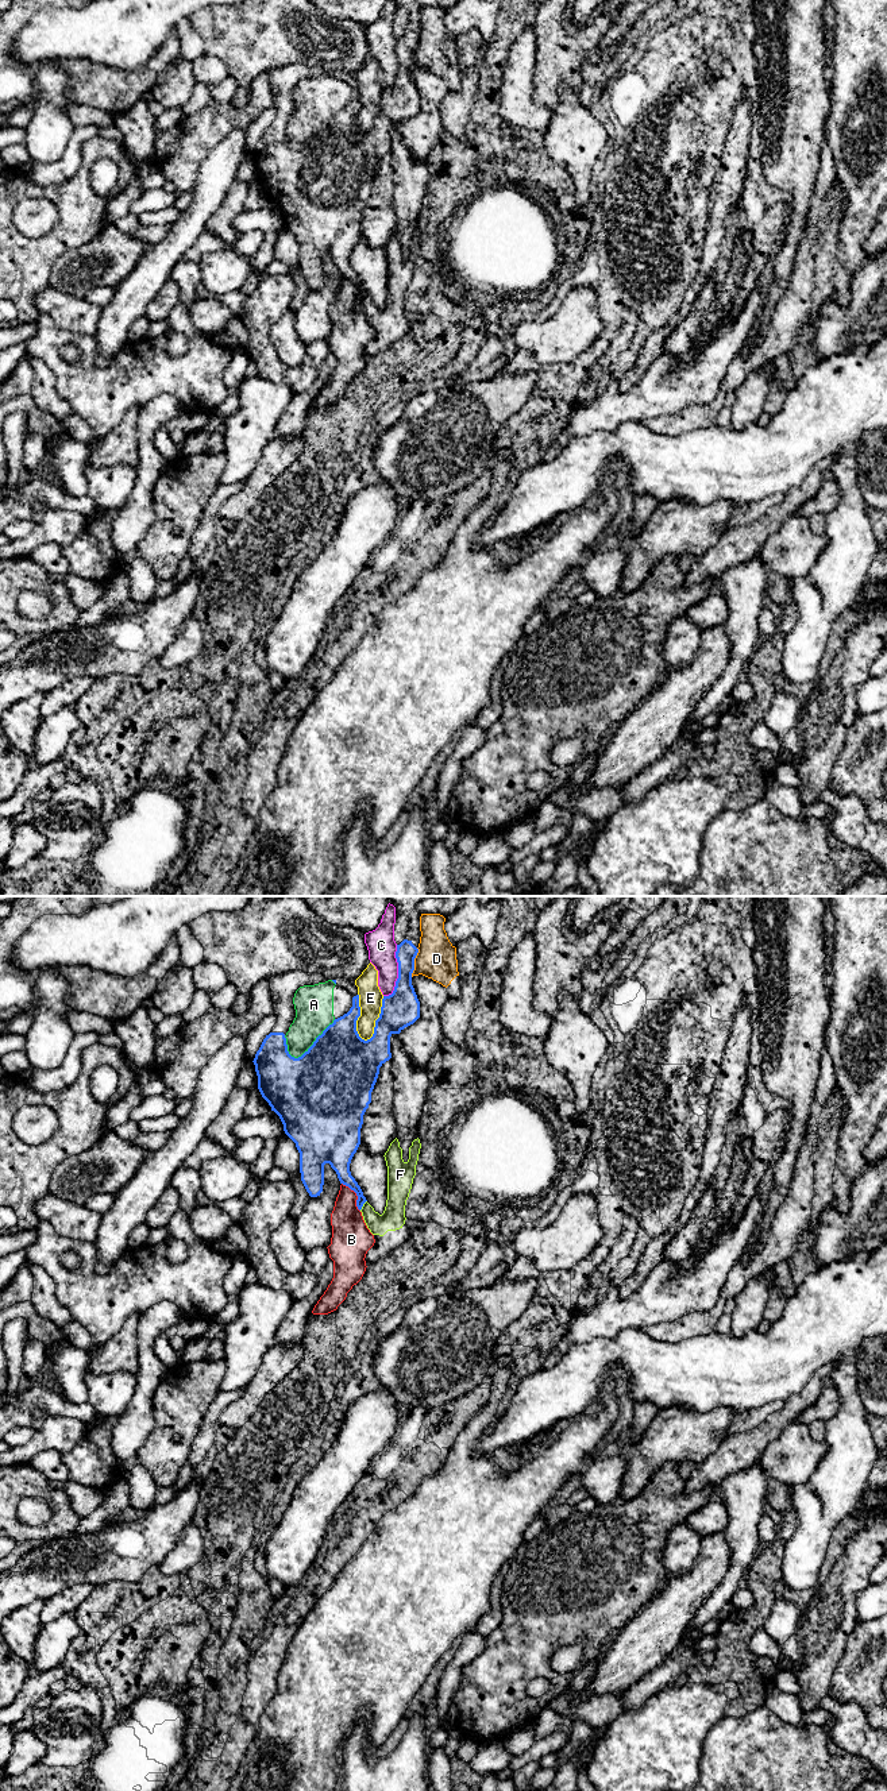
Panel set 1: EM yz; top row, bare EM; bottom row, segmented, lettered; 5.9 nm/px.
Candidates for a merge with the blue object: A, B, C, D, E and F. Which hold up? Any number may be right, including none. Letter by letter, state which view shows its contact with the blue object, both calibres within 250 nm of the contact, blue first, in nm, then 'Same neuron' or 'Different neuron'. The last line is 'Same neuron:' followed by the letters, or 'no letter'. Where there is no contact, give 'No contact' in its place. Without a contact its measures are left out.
A: Touches blue in yz. Thickness 480 nm (blue) against 240 nm. Different neuron
B: Touches blue in yz. Thickness 150 nm (blue) against 220 nm. Different neuron
C: Touches blue in yz. Thickness 220 nm (blue) against 170 nm. Different neuron
D: Touches blue in yz. Thickness 180 nm (blue) against 240 nm. Different neuron
E: Touches blue in yz. Thickness 220 nm (blue) against 140 nm. Different neuron
F: Touches blue in yz. Thickness 90 nm (blue) against 140 nm. Different neuron
Same neuron: no letter

